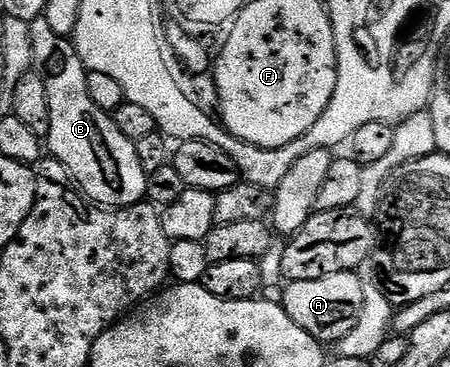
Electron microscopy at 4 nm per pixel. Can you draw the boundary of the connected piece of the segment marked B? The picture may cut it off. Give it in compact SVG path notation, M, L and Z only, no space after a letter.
M43 16L30 25L29 31L33 37L34 59L45 65L43 77L51 108L48 153L50 150L69 169L70 176L78 182L80 193L90 203L106 208L137 205L146 197L147 175L139 164L136 145L123 136L116 121L91 100L87 92L89 71L77 55L76 45L69 38L51 32L51 24Z

